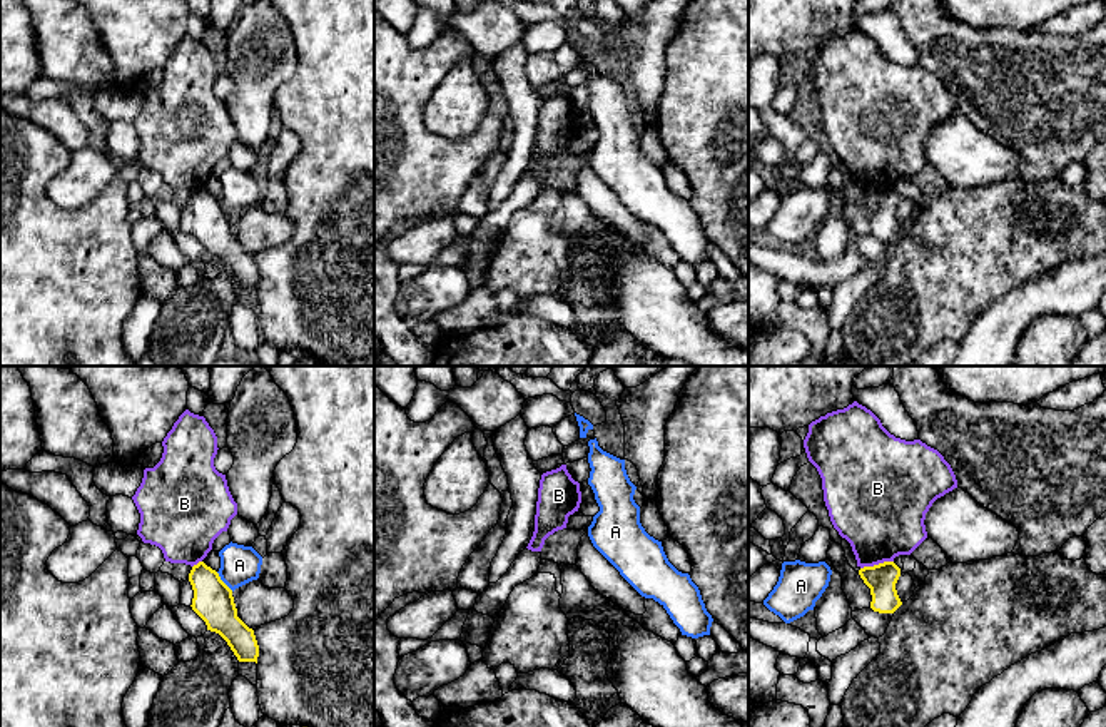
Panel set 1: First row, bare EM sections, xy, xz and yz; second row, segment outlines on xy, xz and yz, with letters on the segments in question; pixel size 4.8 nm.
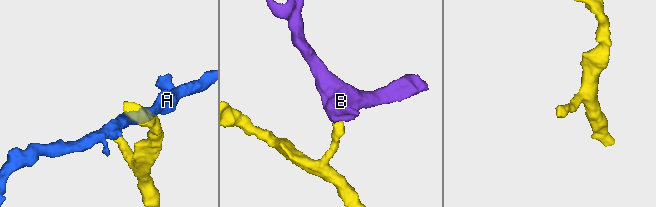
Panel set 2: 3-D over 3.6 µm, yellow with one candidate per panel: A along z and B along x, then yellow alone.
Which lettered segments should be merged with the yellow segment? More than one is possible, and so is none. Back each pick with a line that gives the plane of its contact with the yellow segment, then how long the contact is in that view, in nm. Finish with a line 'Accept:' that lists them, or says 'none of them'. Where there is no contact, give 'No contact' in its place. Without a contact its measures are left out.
Accept: none of them

